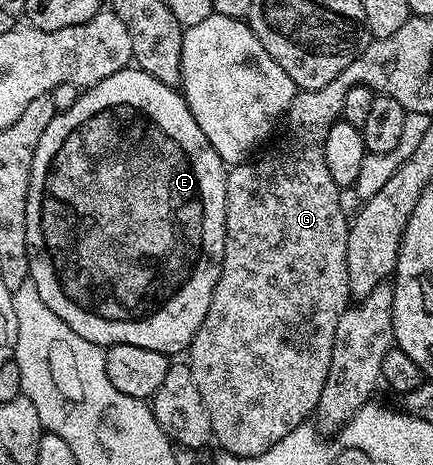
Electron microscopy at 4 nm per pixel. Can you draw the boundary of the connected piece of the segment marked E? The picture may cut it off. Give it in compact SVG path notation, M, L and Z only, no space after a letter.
M128 67L101 79L101 83L84 88L73 107L56 112L53 123L45 127L41 143L37 143L37 155L33 155L33 171L29 179L29 199L25 211L27 246L31 260L30 281L37 287L37 295L45 299L45 307L53 311L77 335L89 339L94 345L132 345L149 351L174 355L188 348L197 335L197 327L209 311L213 291L219 282L225 251L225 211L227 210L227 175L225 163L213 151L205 139L205 131L193 119L178 88L153 79L145 70Z

